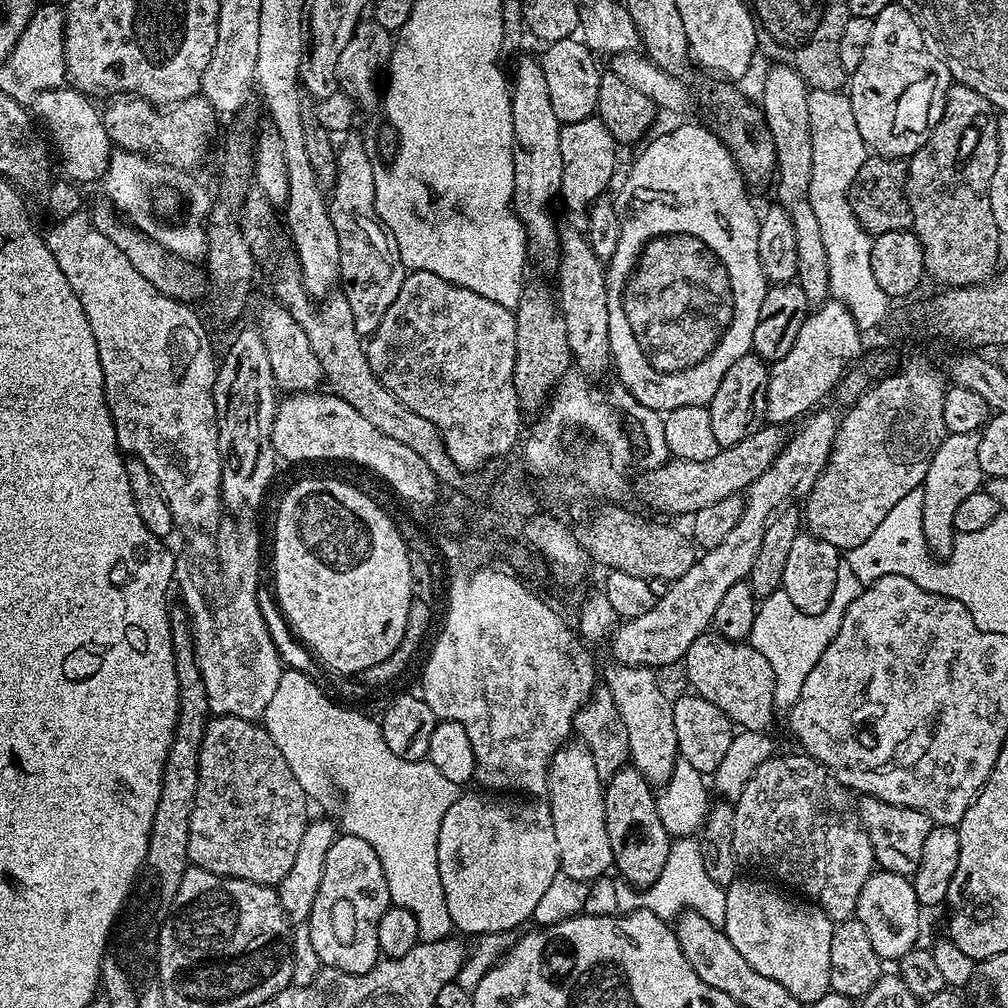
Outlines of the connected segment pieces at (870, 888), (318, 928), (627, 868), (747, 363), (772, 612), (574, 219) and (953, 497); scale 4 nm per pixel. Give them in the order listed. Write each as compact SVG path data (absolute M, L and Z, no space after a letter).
M876 870L870 878L866 878L862 894L858 894L854 916L862 922L862 926L866 926L866 934L874 946L874 954L878 954L881 961L898 962L909 950L917 947L920 912L922 913L922 905L914 894L914 886L909 877L897 872Z
M351 834L337 835L326 854L318 898L314 898L314 906L306 921L310 942L314 942L314 954L318 954L321 965L324 968L336 968L339 972L348 972L351 976L366 974L366 970L370 970L381 959L378 922L382 922L382 914L386 914L389 907L386 874L382 870L382 862L378 862L378 854L374 854L374 846Z
M631 766L618 769L604 784L606 838L610 838L612 863L615 871L620 871L619 875L638 889L655 882L666 865L674 841L662 826L662 818L658 818L656 798L653 785Z
M755 354L738 358L738 362L726 370L726 378L722 378L712 403L707 405L710 426L714 426L714 438L718 438L721 448L729 448L734 442L742 442L742 438L750 438L765 423L768 370L766 361Z
M842 562L838 566L834 594L830 598L826 610L822 610L820 614L806 614L802 610L798 610L798 606L794 606L794 602L790 602L790 594L786 594L782 590L772 592L759 601L750 643L754 650L758 650L770 662L770 670L774 670L772 702L777 709L790 710L794 706L794 702L798 702L798 694L802 694L802 682L806 682L810 670L814 670L814 666L818 666L818 658L822 658L826 646L830 646L830 642L834 642L834 634L838 634L838 626L842 626L842 618L846 614L850 602L854 602L854 598L858 598L861 587L858 578L854 578L854 570L850 570L850 566L846 562Z
M596 116L582 122L561 124L558 143L562 145L562 186L559 199L564 200L564 212L568 215L567 227L587 233L588 215L596 199L608 192L608 183L616 172L616 139Z
M980 432L970 434L947 433L940 441L938 450L934 450L934 458L930 458L930 470L926 470L926 478L922 485L922 510L919 512L922 522L922 534L926 540L928 551L936 558L947 558L952 552L952 541L958 533L954 526L954 513L966 497L981 491L986 479L978 466L978 442Z

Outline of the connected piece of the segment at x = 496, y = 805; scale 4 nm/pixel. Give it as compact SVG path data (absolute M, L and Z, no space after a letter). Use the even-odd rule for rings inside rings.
M475 791L460 794L442 818L438 830L438 874L442 878L446 910L450 910L453 929L479 938L490 932L512 932L523 920L531 921L542 894L561 871L552 809L543 799L497 798Z

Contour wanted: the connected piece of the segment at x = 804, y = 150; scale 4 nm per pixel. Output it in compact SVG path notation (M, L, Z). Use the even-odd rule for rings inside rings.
M776 62L764 76L764 93L758 99L759 107L772 135L776 147L776 196L779 207L785 208L794 226L794 238L798 242L798 274L796 280L806 294L809 302L823 302L829 299L828 267L826 266L826 246L822 246L822 234L818 231L818 221L814 218L814 210L810 207L810 166L812 165L812 139L808 126L808 93L810 91L804 79L790 66Z

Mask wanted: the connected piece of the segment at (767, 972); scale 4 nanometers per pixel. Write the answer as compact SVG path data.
M738 878L726 889L726 920L724 933L734 942L734 950L758 970L766 978L786 986L790 994L794 994L801 1005L810 1006L818 998L830 991L830 938L834 922L817 904L808 902L799 904L772 888L767 888L760 880L744 880Z

